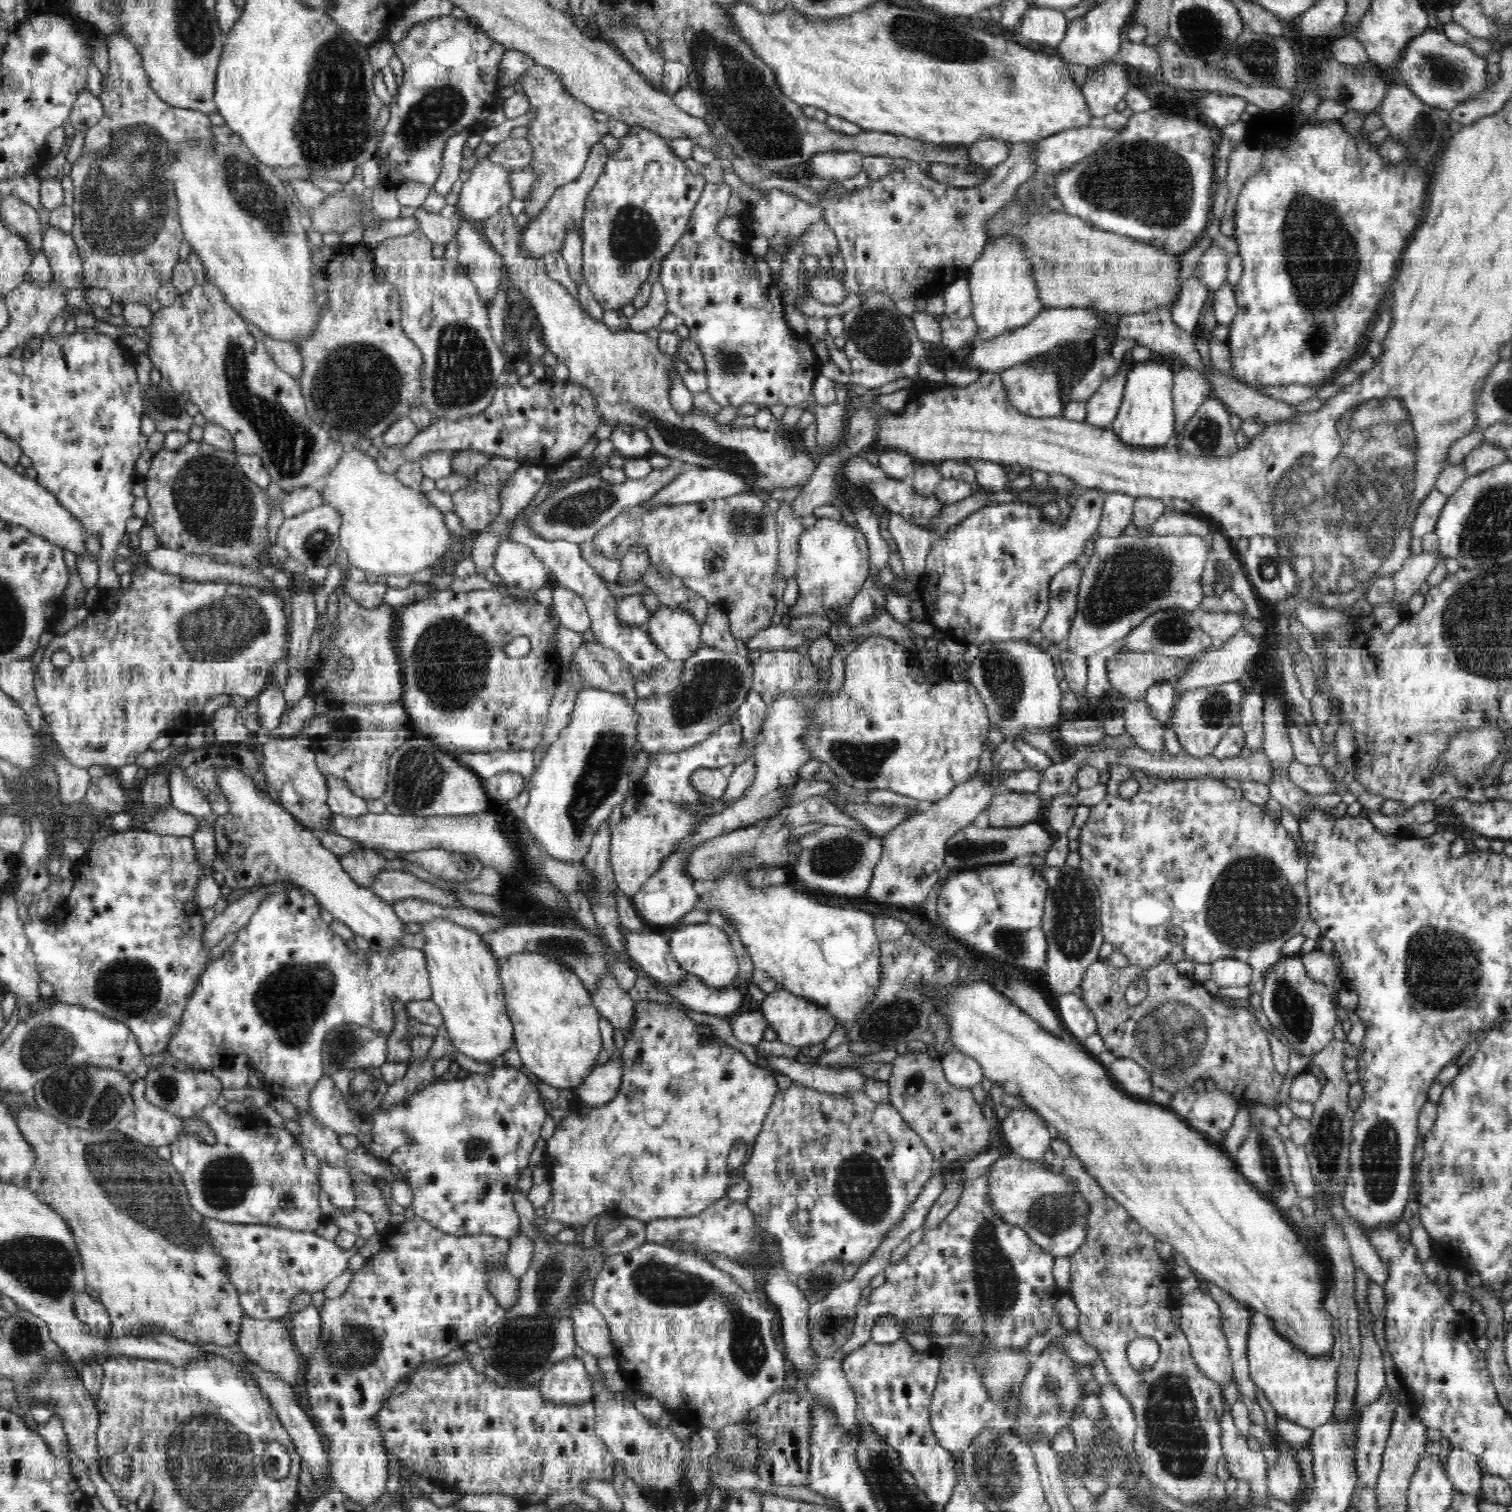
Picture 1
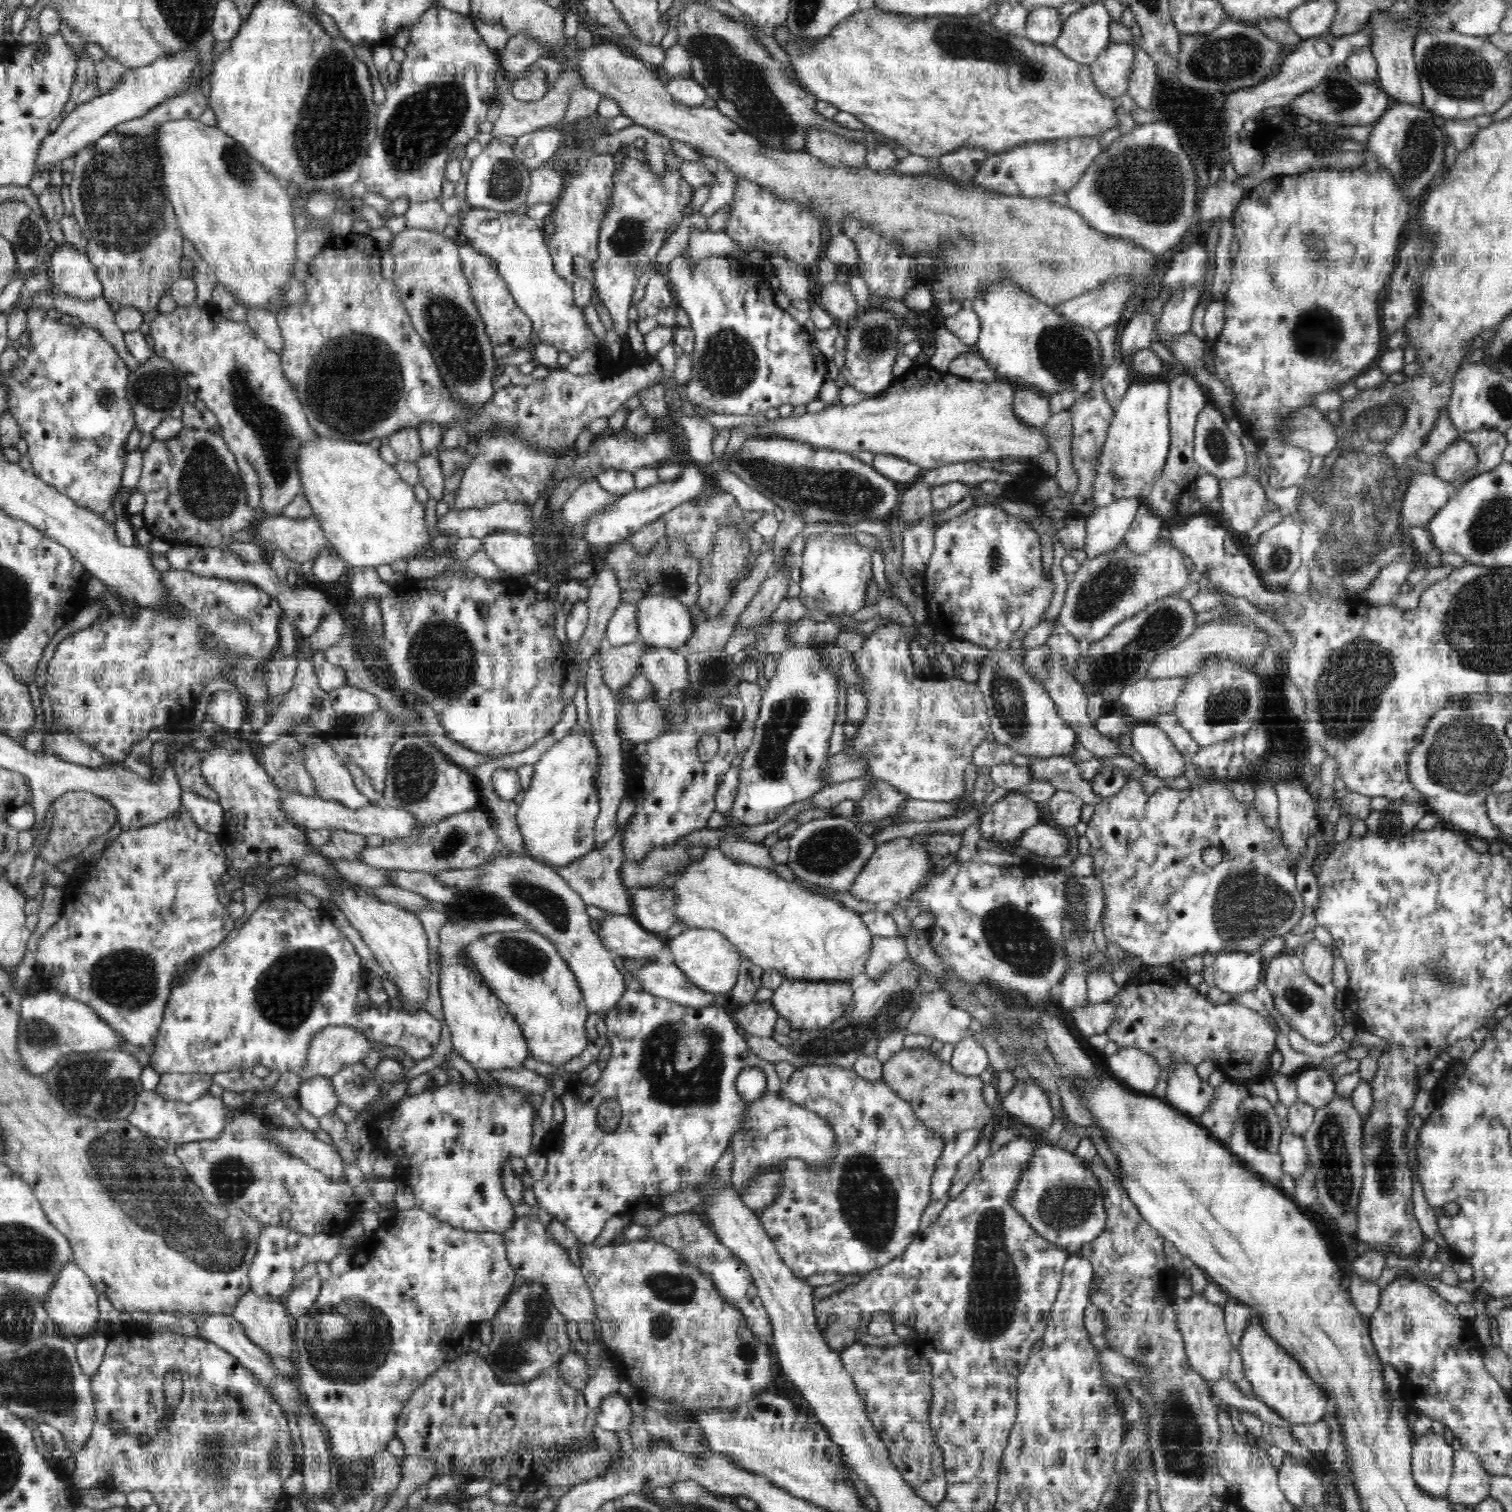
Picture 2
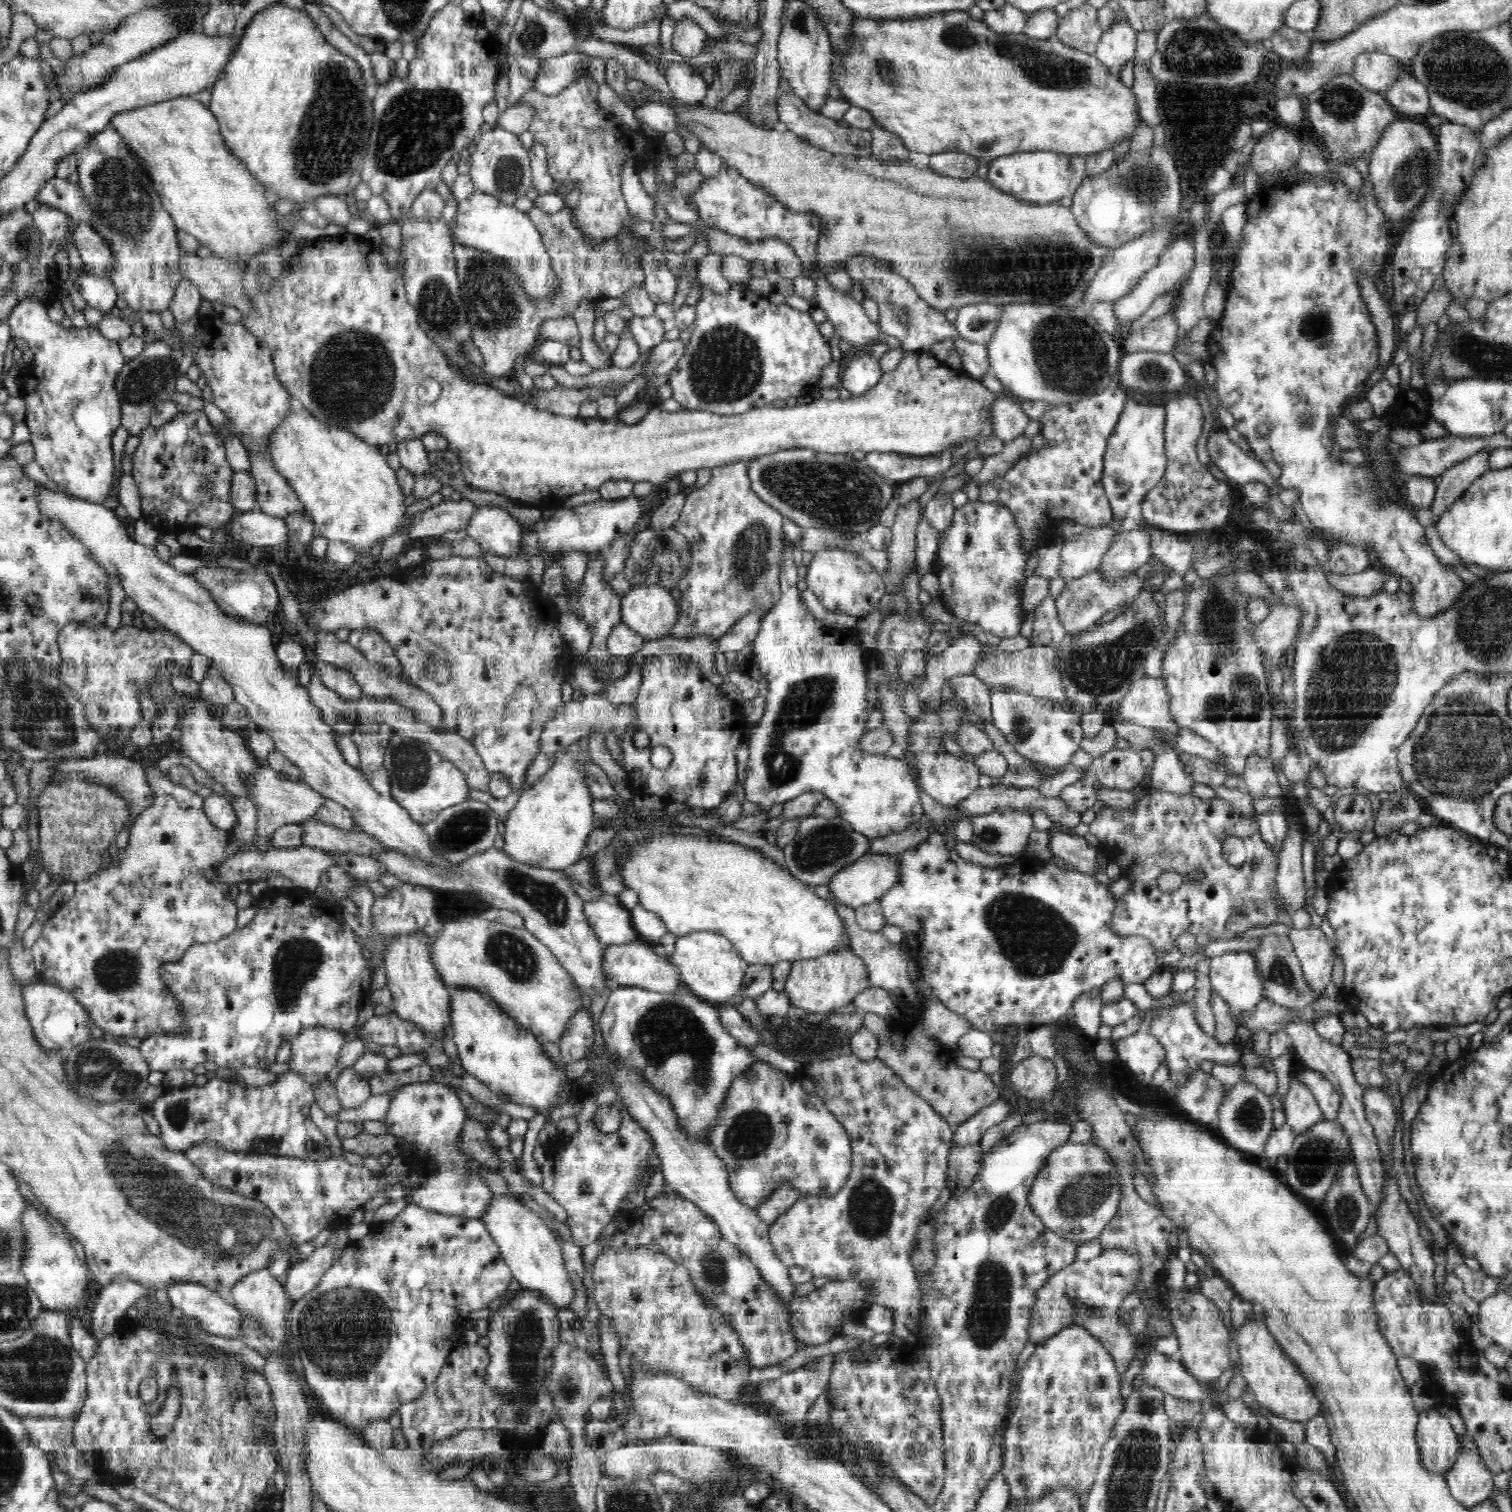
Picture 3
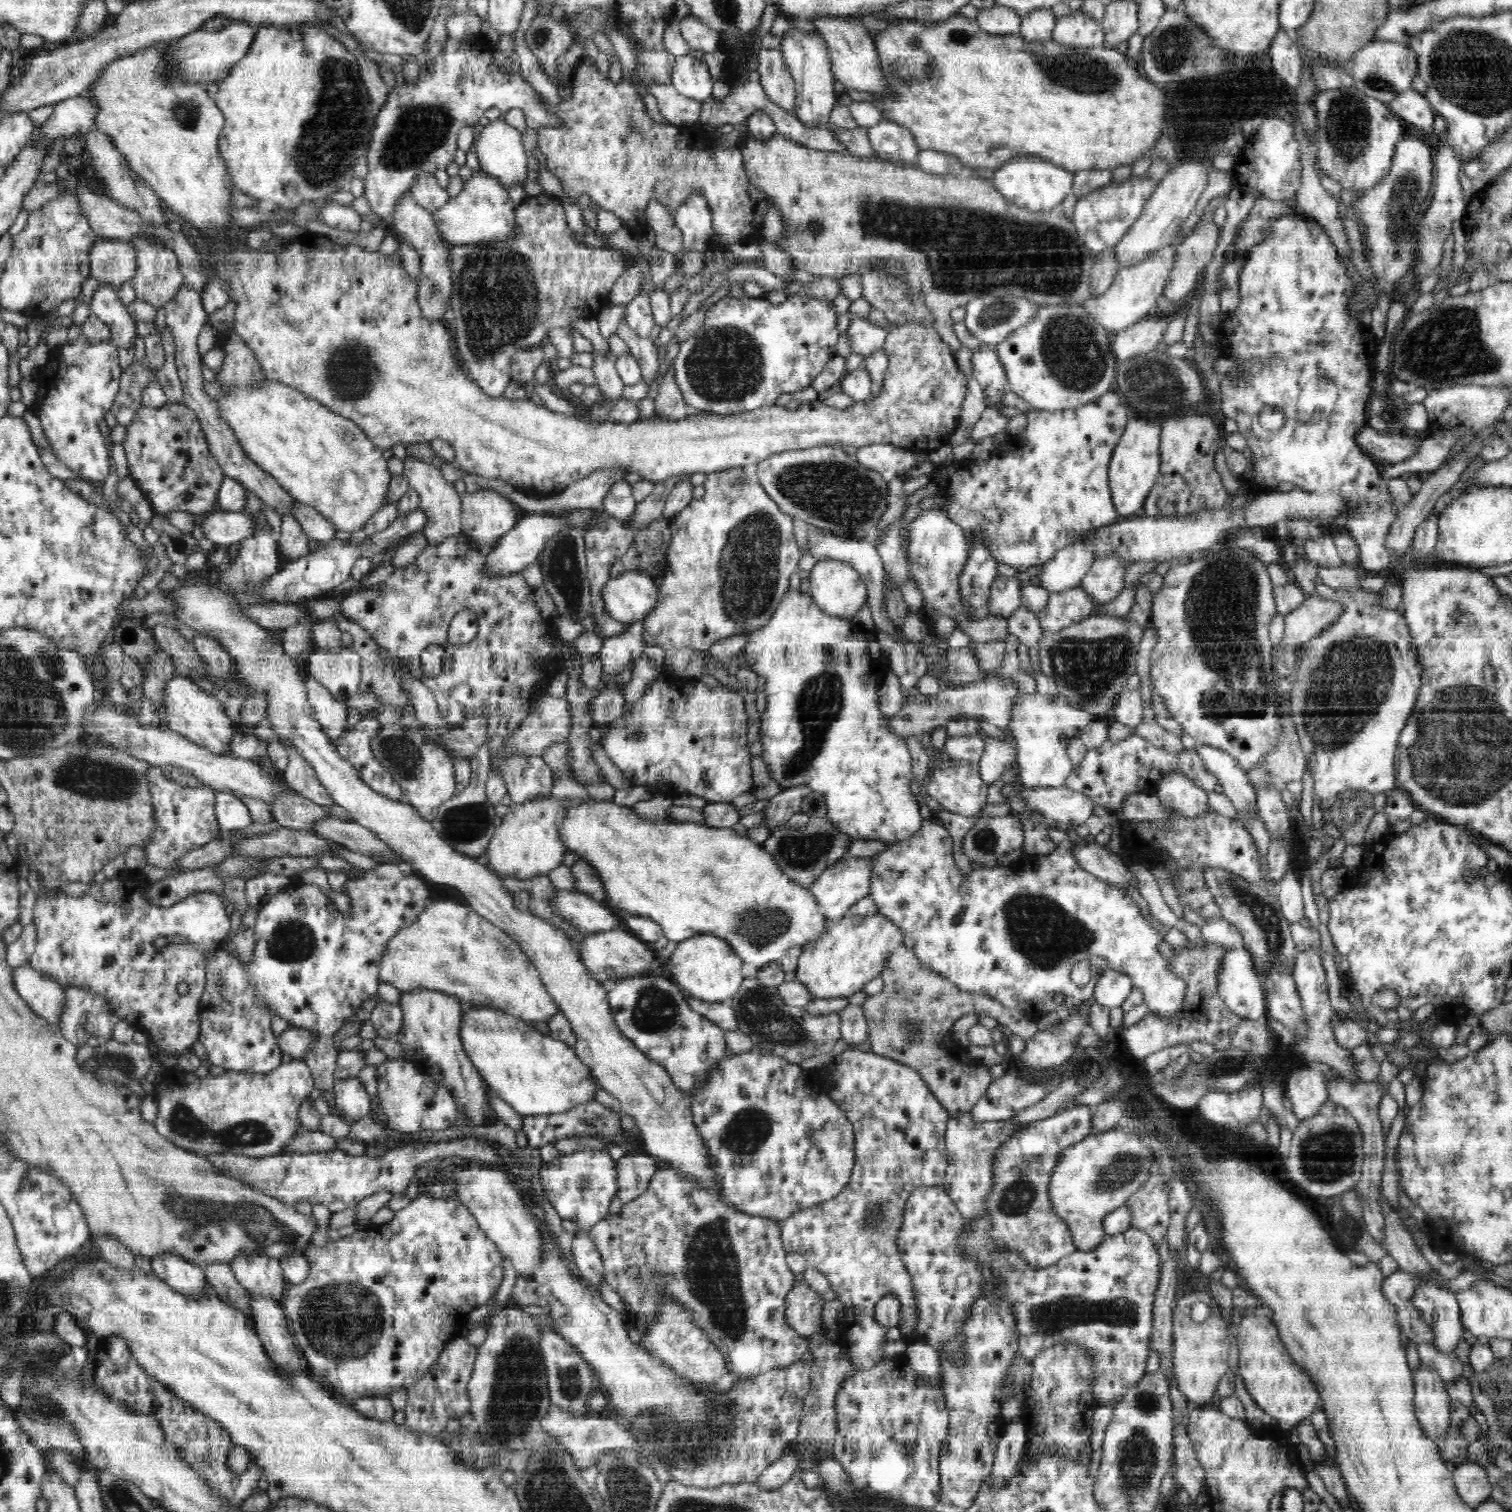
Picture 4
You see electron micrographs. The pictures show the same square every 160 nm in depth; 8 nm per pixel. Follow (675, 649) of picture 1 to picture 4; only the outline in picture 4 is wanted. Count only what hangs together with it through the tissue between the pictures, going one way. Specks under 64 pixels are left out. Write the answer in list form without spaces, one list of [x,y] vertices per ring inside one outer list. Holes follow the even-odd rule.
[[[634,571],[611,577],[602,588],[604,611],[626,625],[644,623],[656,608],[658,590],[650,574]]]

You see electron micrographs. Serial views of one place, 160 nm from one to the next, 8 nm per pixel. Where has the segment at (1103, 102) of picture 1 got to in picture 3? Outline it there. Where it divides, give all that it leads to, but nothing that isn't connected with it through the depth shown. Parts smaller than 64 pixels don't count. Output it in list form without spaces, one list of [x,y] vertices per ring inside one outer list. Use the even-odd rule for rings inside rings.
[[[1117,21],[1104,31],[1097,44],[1095,56],[1112,76],[1120,76],[1124,64],[1135,59],[1137,32],[1129,23]]]

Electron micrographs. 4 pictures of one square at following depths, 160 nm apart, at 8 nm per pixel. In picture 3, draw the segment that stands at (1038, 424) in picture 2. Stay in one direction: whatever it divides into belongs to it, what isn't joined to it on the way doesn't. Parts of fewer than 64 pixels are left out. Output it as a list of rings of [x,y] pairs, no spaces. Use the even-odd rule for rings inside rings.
[[[1012,396],[999,397],[990,410],[992,435],[1000,438],[1004,444],[1024,435],[1030,420],[1018,398]]]

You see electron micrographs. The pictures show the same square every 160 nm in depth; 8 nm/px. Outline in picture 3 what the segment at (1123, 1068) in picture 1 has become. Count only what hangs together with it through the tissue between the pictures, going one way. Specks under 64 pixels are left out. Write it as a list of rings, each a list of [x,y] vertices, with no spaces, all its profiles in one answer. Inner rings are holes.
[[[1138,1030],[1115,1042],[1118,1060],[1136,1074],[1144,1084],[1150,1084],[1158,1066],[1165,1062],[1165,1050],[1148,1030]]]

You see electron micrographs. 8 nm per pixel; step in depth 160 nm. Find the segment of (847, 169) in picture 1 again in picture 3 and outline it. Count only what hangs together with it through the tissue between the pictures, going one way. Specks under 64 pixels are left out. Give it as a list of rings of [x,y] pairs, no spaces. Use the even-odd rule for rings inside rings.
[[[780,92],[777,97],[777,111],[779,122],[784,122],[787,130],[797,134],[804,142],[808,142],[822,150],[834,154],[848,156],[871,156],[871,142],[873,139],[870,129],[860,129],[848,124],[844,120],[835,121],[831,118],[810,110],[804,101],[788,93]]]

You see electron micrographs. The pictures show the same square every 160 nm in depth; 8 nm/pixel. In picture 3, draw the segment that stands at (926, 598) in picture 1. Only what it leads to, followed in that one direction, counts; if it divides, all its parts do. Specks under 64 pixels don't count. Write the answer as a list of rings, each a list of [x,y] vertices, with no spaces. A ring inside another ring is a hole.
[[[1128,400],[1126,408],[1122,411],[1114,430],[1111,432],[1103,458],[1102,484],[1114,517],[1124,518],[1126,512],[1134,504],[1141,504],[1148,491],[1152,490],[1164,478],[1167,467],[1164,442],[1166,411],[1164,408],[1160,404],[1142,404],[1142,402],[1136,402],[1136,400]],[[970,501],[956,508],[951,525],[944,538],[939,540],[935,563],[932,572],[938,577],[941,586],[941,603],[944,610],[958,620],[978,624],[984,632],[995,634],[1001,639],[1014,638],[1020,635],[1020,627],[1025,620],[1023,606],[1023,590],[1025,586],[1026,564],[1028,555],[1020,547],[1023,535],[1016,524],[1014,515],[999,502]]]

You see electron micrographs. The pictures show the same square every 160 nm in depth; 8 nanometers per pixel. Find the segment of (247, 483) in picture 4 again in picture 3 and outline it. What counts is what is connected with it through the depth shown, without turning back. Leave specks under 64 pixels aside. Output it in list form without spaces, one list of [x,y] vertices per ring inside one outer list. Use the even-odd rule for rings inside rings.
[[[184,279],[178,284],[169,310],[174,314],[180,328],[184,322],[199,318],[202,300],[202,294],[196,284]]]

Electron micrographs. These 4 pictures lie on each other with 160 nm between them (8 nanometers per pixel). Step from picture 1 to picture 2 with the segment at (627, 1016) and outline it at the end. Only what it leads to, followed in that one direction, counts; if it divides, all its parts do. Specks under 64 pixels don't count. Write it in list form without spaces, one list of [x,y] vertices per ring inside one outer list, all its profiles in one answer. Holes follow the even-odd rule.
[[[510,854],[493,857],[490,863],[474,869],[444,870],[433,876],[444,885],[460,891],[476,891],[500,898],[510,912],[520,916],[538,934],[552,941],[574,973],[589,1013],[606,1014],[613,1010],[616,1002],[620,1002],[627,988],[620,962],[612,960],[600,937],[590,928],[587,904],[584,904],[582,897],[550,866],[535,861],[528,854]]]

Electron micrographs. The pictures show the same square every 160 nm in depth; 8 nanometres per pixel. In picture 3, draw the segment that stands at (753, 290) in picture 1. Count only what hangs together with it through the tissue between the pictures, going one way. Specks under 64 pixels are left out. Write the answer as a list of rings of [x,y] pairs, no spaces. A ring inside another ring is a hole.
[[[732,283],[731,290],[725,294],[713,292],[706,286],[702,285],[702,296],[696,304],[696,316],[693,323],[692,337],[690,344],[686,346],[684,354],[677,362],[676,368],[669,374],[669,384],[672,387],[673,398],[683,406],[684,410],[690,411],[707,411],[712,414],[719,415],[736,415],[749,412],[751,409],[758,409],[772,404],[775,400],[787,400],[789,398],[796,398],[805,400],[808,394],[818,387],[822,371],[833,360],[830,353],[830,345],[827,340],[824,340],[820,333],[820,325],[815,324],[809,312],[798,312],[794,308],[790,308],[787,304],[780,304],[775,306],[770,300],[765,297],[759,298],[751,296],[747,288],[743,288],[740,283]]]

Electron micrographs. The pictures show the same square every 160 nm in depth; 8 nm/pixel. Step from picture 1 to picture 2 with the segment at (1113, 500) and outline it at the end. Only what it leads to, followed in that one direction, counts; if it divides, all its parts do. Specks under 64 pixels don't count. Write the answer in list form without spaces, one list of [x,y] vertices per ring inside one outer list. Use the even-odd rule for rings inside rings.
[[[1122,497],[1097,508],[1086,518],[1087,537],[1083,549],[1087,558],[1112,552],[1124,542],[1141,502],[1139,498]]]

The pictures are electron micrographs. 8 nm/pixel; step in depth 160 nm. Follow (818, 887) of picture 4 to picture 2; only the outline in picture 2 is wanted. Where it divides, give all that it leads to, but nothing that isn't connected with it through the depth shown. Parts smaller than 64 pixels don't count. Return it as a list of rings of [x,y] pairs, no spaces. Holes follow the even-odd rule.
[[[936,832],[916,835],[911,839],[895,838],[877,845],[874,854],[866,862],[866,867],[860,875],[856,876],[851,894],[858,900],[876,904],[881,900],[892,900],[892,902],[903,902],[918,889],[926,877],[931,876],[930,852],[926,847],[926,839],[934,836]]]

